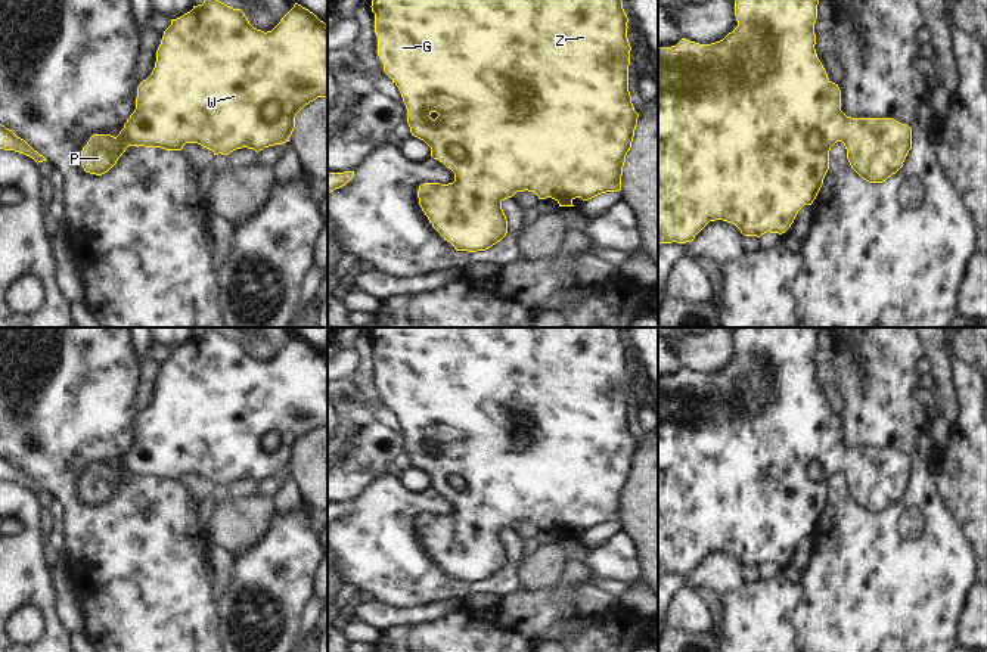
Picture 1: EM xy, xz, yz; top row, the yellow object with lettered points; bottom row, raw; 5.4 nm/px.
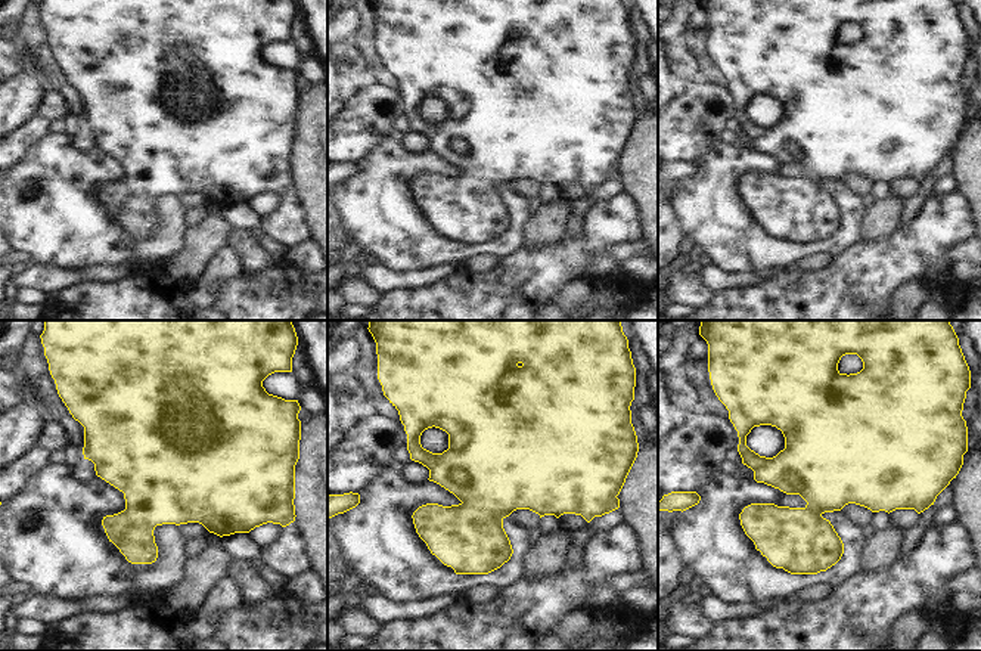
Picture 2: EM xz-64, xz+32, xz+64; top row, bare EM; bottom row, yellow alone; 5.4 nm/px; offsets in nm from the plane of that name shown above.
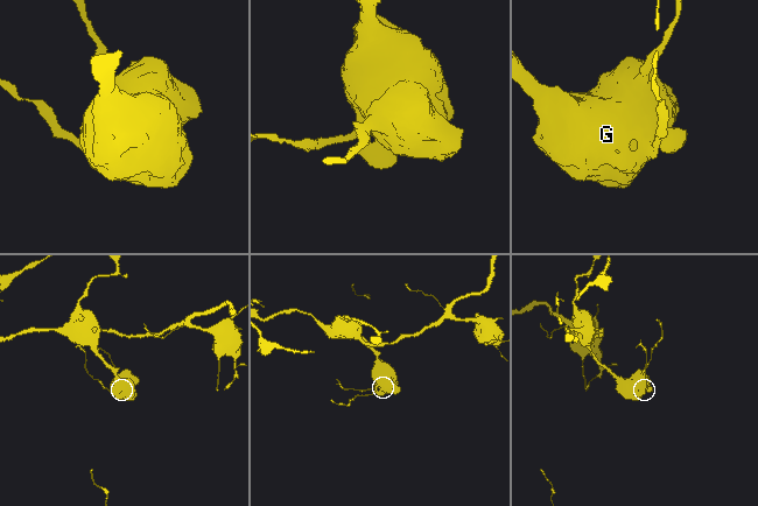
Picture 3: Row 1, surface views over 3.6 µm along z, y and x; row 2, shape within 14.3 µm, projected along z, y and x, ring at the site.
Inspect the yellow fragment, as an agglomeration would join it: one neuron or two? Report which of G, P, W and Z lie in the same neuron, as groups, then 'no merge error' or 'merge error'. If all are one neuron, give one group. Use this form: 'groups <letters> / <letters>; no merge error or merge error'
groups G P W Z; no merge error

